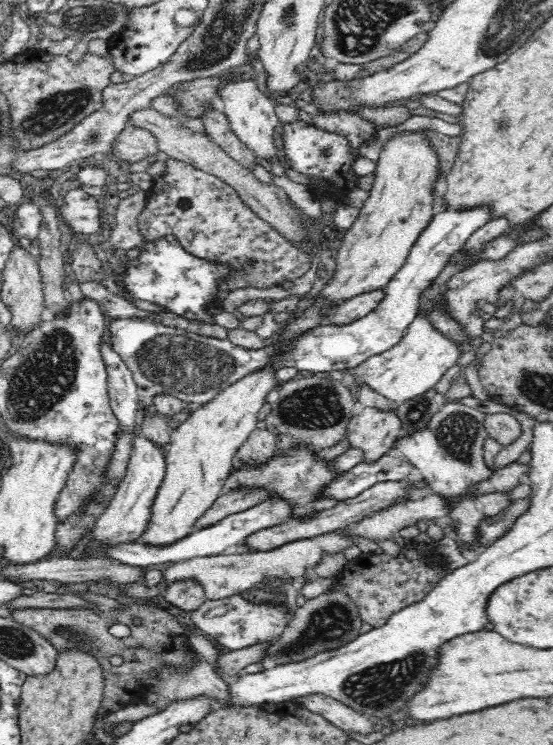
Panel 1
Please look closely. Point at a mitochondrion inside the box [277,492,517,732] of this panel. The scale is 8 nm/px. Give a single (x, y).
(381, 686)

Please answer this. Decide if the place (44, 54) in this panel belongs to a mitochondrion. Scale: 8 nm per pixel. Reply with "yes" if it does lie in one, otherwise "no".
no

